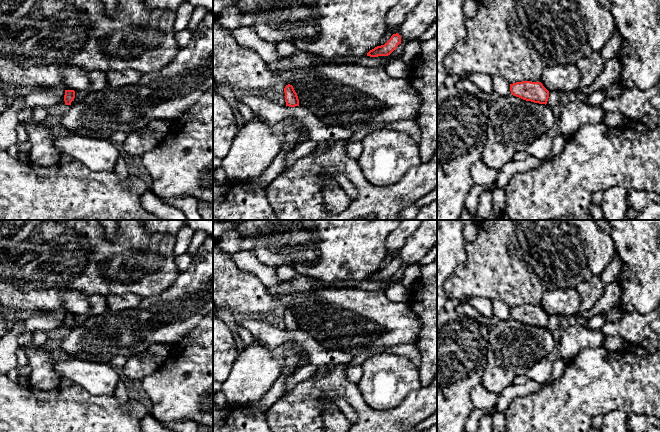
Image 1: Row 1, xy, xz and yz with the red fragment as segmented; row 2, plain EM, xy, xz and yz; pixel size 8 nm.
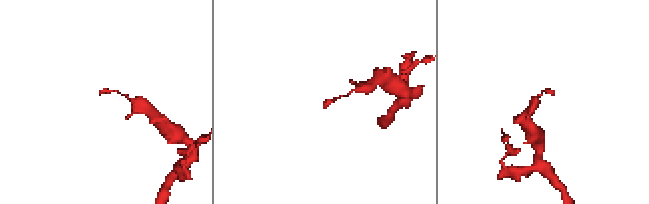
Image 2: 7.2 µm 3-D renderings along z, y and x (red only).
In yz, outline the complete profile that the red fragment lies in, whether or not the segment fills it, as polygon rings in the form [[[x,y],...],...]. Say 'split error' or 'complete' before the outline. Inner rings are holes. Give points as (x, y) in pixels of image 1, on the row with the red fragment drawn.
complete | [[[522,81],[510,84],[511,94],[526,101],[547,104],[549,91],[541,82]]]

